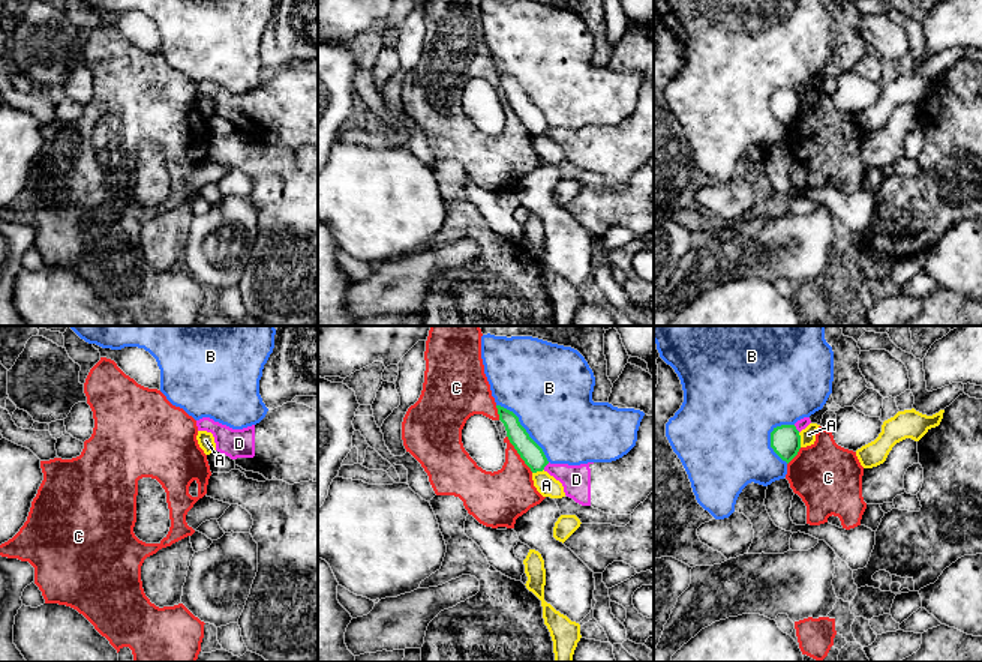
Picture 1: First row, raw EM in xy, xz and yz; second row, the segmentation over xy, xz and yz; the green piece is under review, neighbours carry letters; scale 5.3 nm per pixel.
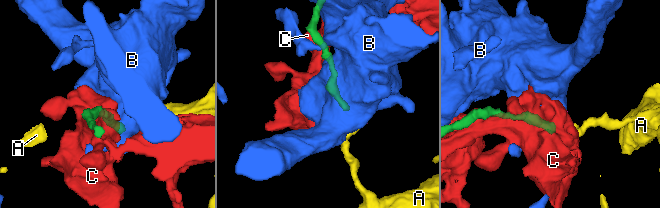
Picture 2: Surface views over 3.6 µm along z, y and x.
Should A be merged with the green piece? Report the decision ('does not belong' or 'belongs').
does not belong

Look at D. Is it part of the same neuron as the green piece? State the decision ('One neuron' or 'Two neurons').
Two neurons

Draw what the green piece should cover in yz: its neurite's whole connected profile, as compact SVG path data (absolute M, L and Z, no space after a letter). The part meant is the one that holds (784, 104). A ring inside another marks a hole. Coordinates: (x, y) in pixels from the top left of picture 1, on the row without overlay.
M781 89L771 96L771 111L787 128L801 113L801 99L795 89Z

